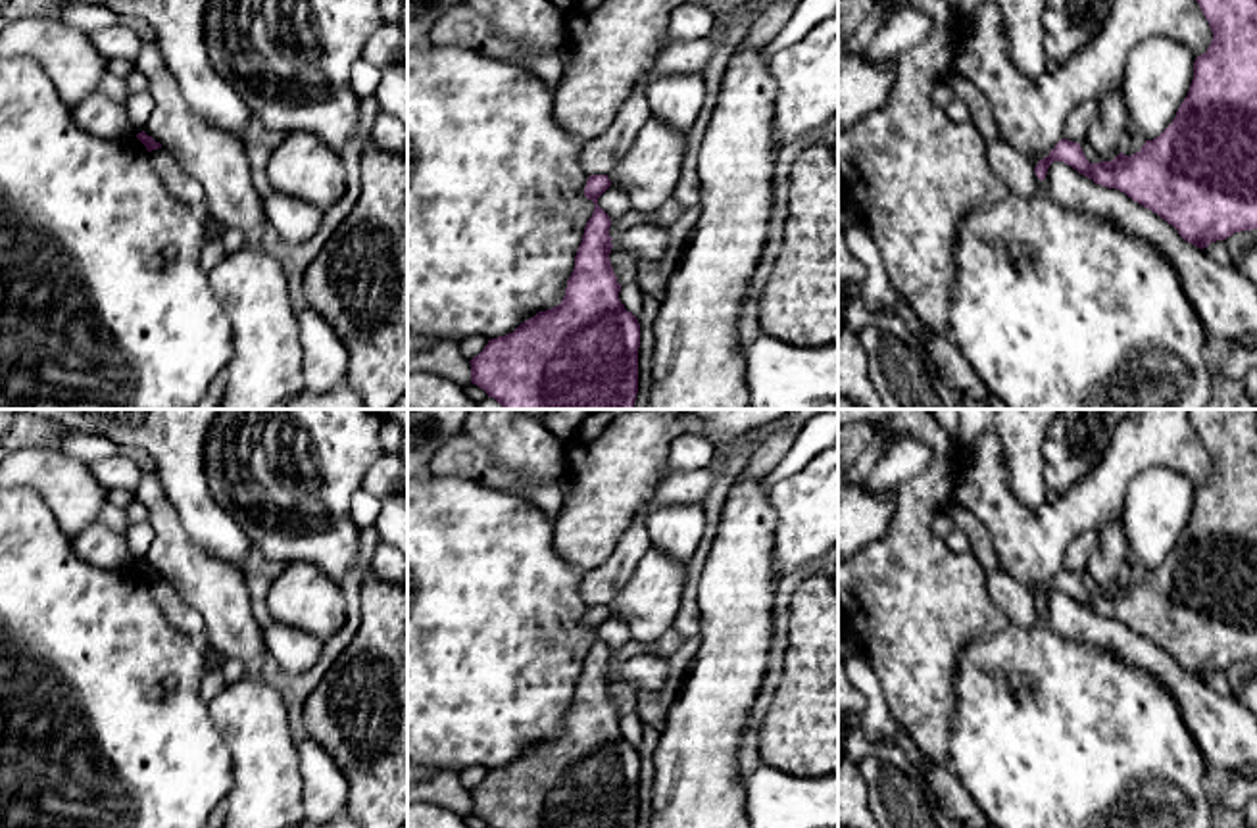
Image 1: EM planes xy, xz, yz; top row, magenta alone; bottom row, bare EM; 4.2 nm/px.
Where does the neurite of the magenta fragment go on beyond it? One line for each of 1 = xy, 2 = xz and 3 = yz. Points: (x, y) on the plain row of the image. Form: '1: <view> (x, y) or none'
1: none
2: none
3: none

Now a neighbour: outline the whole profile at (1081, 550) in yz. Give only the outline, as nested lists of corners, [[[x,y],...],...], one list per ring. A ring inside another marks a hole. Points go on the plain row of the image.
[[[1088,528],[1086,532],[1082,532],[1069,546],[1065,561],[1063,561],[1063,569],[1078,572],[1078,574],[1084,572],[1097,544],[1099,544],[1099,536],[1096,528]]]

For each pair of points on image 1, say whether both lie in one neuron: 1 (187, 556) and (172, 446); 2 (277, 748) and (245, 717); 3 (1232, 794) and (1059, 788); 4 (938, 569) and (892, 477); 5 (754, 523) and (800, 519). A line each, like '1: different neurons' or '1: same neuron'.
1: different neurons
2: same neuron
3: different neurons
4: different neurons
5: different neurons

